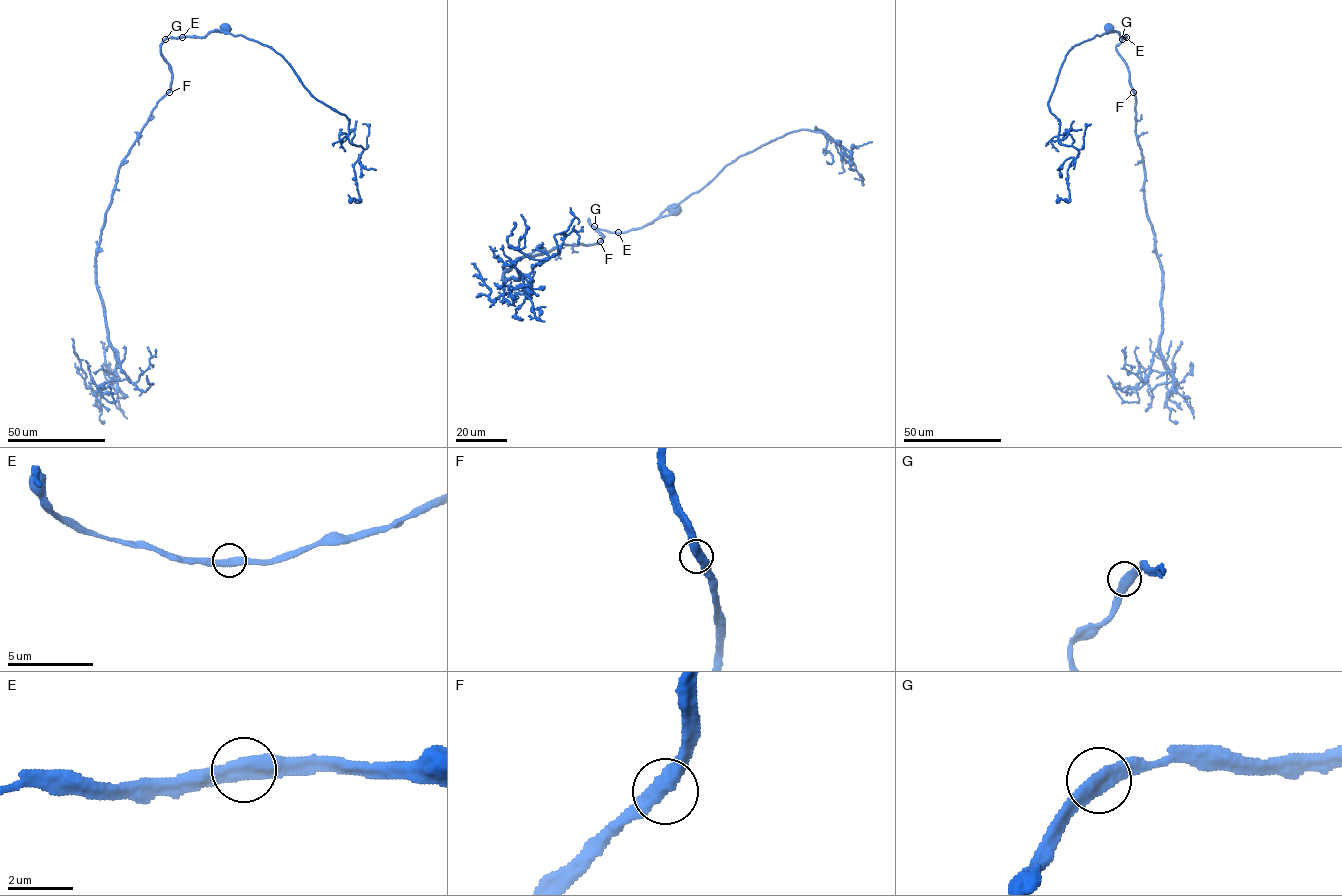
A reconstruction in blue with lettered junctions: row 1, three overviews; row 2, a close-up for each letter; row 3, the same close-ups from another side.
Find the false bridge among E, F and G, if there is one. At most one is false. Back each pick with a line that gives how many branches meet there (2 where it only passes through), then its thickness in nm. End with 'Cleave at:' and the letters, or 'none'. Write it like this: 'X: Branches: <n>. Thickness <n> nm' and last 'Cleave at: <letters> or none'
Cleave at: none

